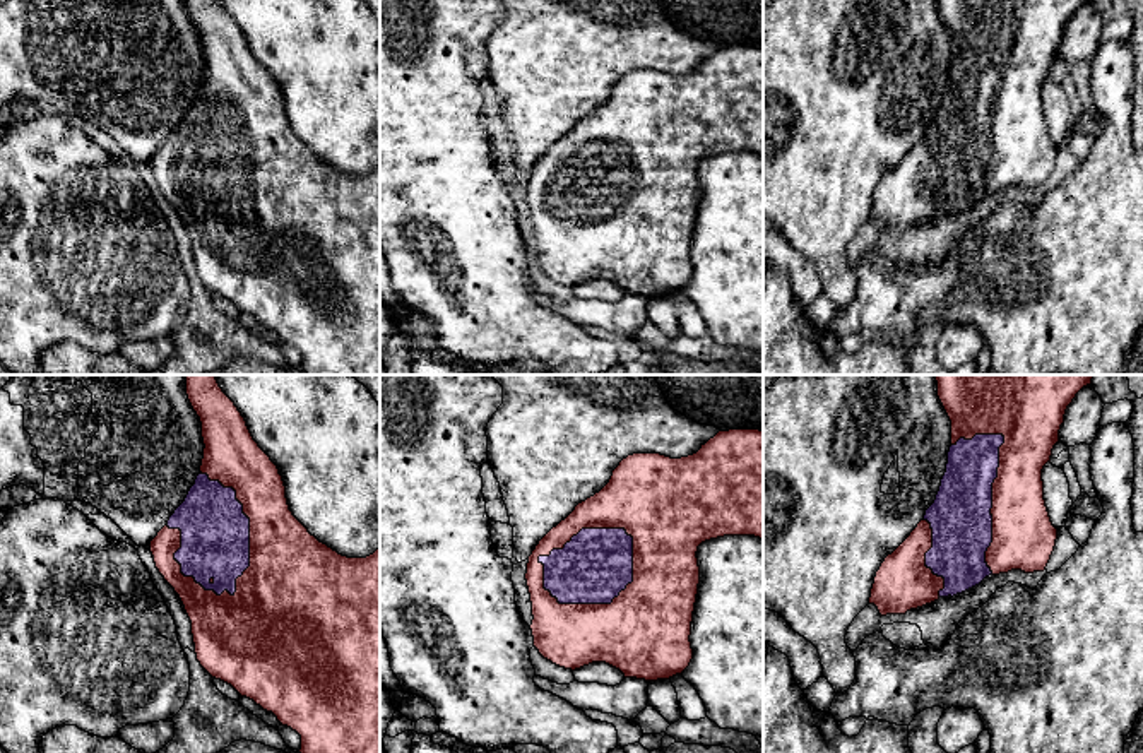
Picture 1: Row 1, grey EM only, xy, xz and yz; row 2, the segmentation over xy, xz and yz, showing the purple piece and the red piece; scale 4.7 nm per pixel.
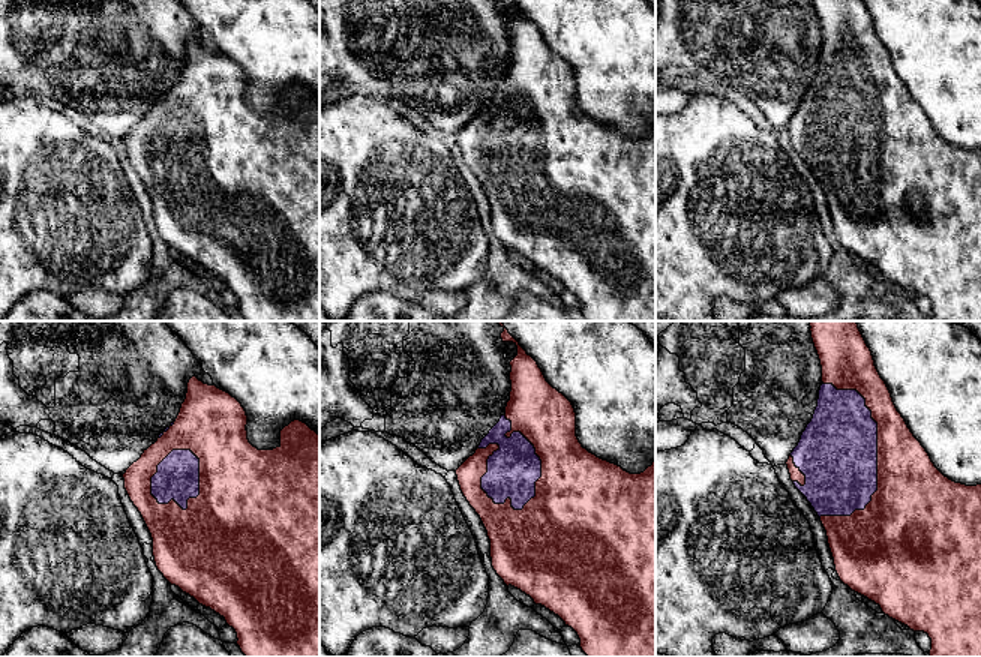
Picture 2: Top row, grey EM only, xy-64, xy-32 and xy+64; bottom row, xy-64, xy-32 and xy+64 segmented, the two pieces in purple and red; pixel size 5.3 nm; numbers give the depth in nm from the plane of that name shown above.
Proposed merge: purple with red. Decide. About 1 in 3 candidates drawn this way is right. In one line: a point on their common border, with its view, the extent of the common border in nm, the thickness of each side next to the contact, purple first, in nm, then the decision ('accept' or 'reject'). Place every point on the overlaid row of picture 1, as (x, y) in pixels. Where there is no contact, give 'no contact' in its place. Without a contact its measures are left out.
xz (572, 538) | 500 nm | 340/200 nm | accept

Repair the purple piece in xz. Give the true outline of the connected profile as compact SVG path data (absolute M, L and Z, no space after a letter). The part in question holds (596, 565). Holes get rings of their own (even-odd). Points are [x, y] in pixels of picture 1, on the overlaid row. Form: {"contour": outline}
{"contour": "M719 431L688 457L633 454L619 462L609 483L553 527L527 563L532 602L532 637L539 654L565 669L606 662L625 678L645 681L681 674L693 659L690 642L700 584L696 551L705 541L724 536L763 539L763 431Z"}

